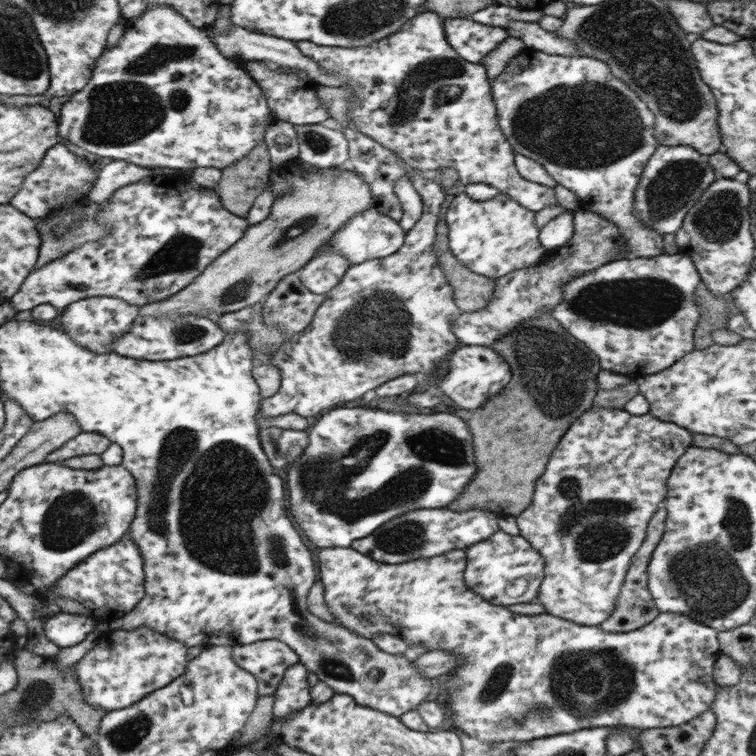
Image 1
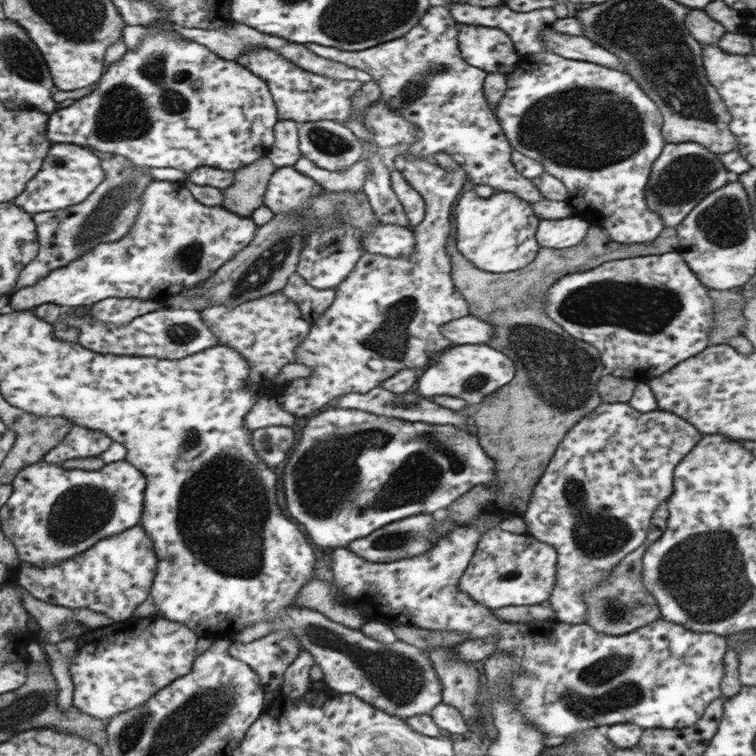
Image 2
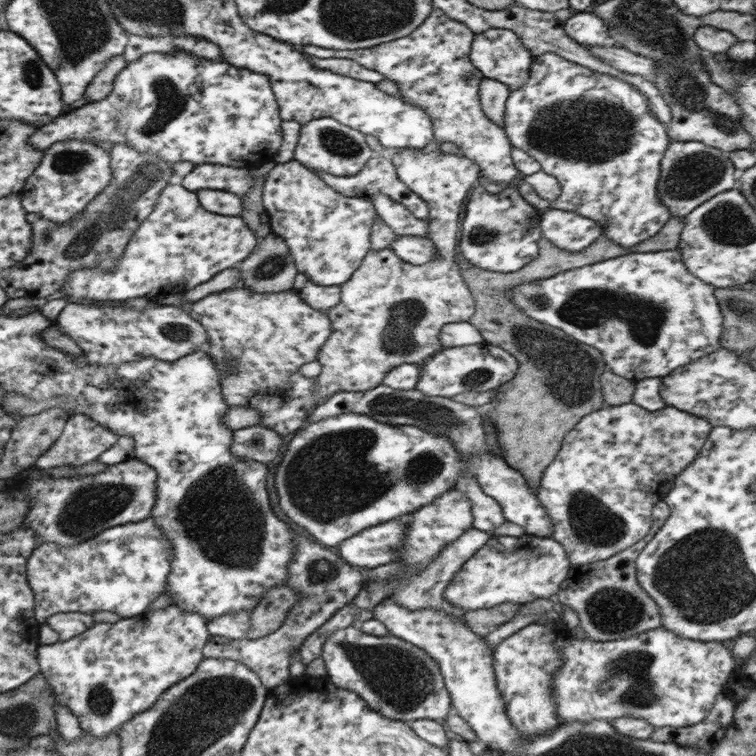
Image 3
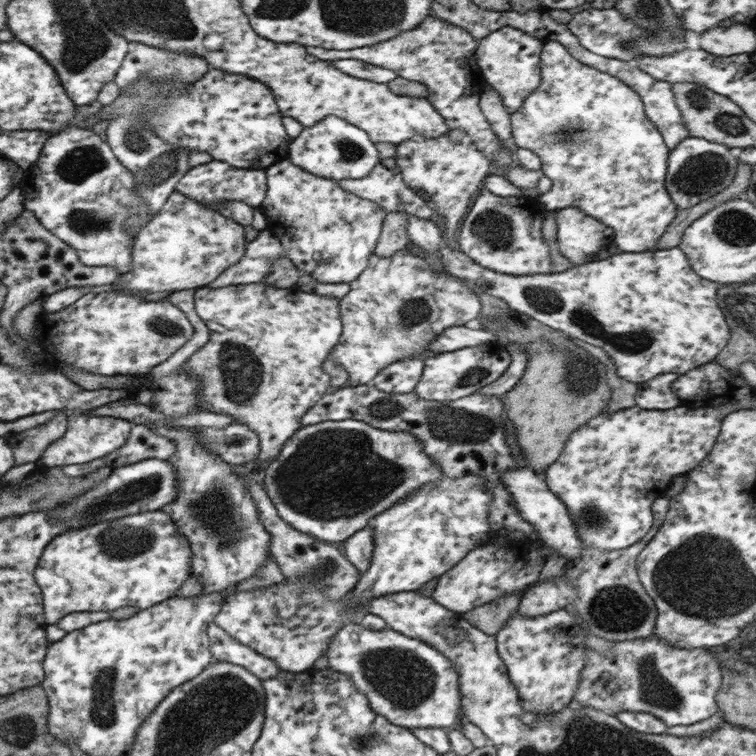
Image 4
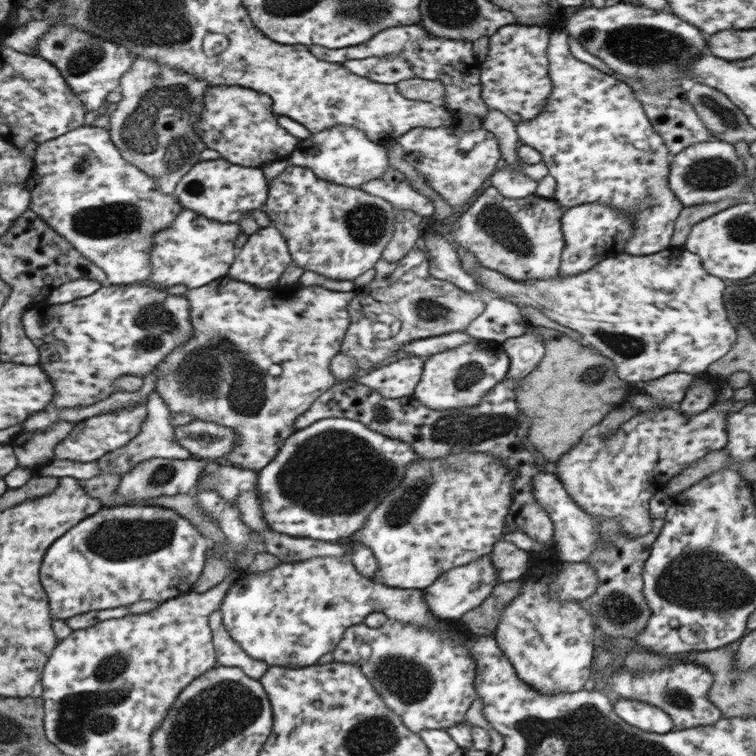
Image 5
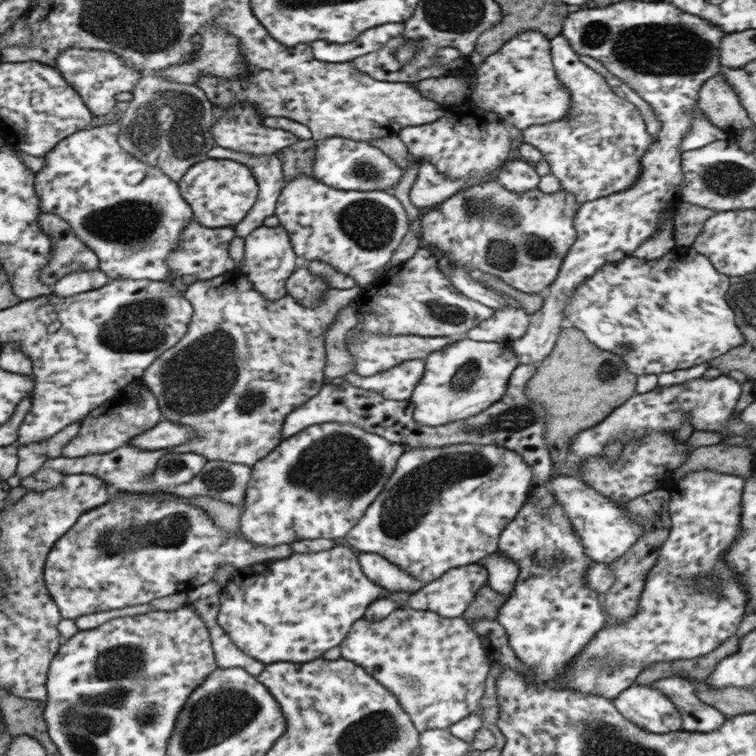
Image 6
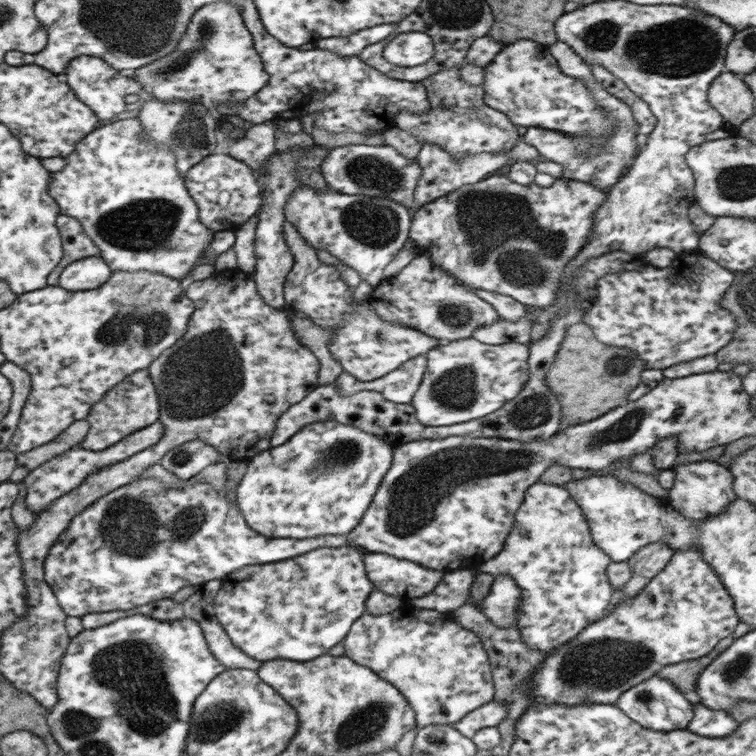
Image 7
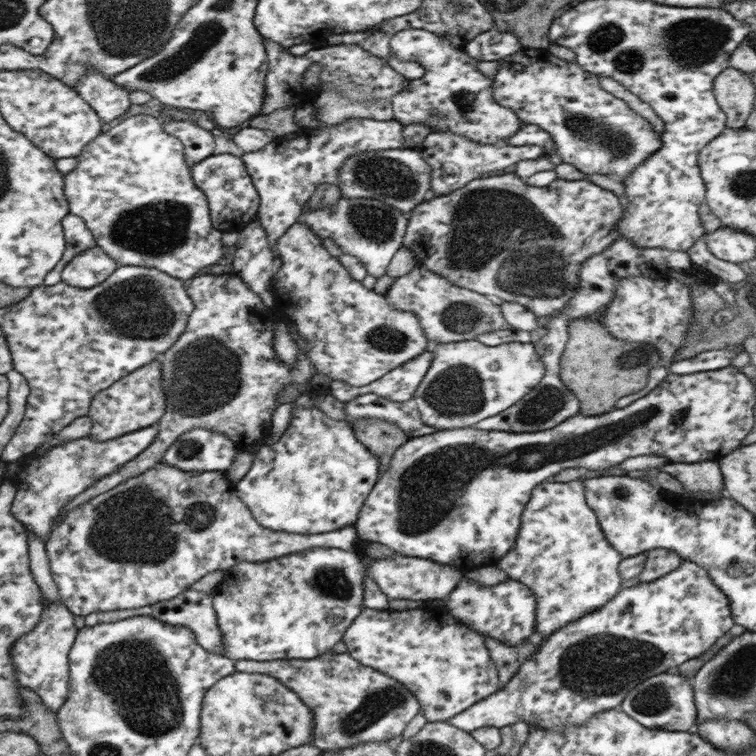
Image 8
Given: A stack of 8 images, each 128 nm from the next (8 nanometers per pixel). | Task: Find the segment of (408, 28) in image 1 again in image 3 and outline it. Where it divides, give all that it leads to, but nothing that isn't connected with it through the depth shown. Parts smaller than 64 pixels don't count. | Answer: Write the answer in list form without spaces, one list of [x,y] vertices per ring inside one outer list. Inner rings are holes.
[[[433,8],[423,23],[415,28],[407,36],[397,40],[390,40],[383,44],[376,44],[371,48],[362,48],[354,51],[336,51],[328,48],[319,48],[315,45],[302,45],[300,50],[303,54],[317,56],[317,59],[324,58],[347,58],[354,60],[359,66],[380,72],[385,80],[390,80],[397,85],[399,94],[396,97],[403,98],[403,101],[422,108],[429,117],[432,124],[433,142],[430,146],[437,147],[442,142],[452,142],[457,146],[461,156],[466,156],[471,162],[479,167],[480,181],[504,183],[513,185],[520,176],[514,167],[510,157],[511,145],[506,137],[505,131],[483,114],[478,98],[478,85],[484,76],[477,70],[469,60],[468,54],[473,33],[458,21],[447,18],[446,14],[439,9]]]

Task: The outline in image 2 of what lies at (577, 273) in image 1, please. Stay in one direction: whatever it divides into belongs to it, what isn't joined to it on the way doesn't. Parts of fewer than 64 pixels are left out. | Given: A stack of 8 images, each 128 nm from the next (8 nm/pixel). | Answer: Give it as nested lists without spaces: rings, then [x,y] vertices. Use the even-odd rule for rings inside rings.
[[[468,314],[443,324],[439,334],[451,345],[485,344],[491,338],[493,329],[487,322]]]

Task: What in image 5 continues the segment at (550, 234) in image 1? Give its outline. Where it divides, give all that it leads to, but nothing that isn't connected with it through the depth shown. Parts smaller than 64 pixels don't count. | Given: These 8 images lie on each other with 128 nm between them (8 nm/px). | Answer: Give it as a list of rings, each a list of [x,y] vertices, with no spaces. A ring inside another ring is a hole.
[[[595,202],[564,209],[560,216],[560,228],[563,233],[563,248],[557,274],[559,277],[578,275],[600,260],[623,254],[627,239],[635,234],[632,218],[628,214]]]

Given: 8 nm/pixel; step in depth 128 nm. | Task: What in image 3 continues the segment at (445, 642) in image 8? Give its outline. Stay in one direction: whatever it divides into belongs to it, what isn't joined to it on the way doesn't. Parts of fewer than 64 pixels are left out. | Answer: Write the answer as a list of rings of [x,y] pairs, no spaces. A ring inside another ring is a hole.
[[[349,625],[320,644],[325,676],[337,687],[358,694],[370,710],[388,719],[440,722],[452,710],[437,663],[420,648],[396,636],[373,636]]]

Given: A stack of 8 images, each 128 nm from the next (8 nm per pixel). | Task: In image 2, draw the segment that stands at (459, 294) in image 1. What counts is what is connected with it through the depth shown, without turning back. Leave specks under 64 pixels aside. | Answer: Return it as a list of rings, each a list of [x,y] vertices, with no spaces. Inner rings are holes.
[[[589,225],[588,226],[589,230],[587,230],[587,234],[585,237],[585,241],[581,242],[575,246],[569,247],[569,248],[562,248],[562,249],[555,249],[555,248],[545,248],[543,246],[538,248],[538,253],[535,255],[535,258],[527,264],[527,266],[524,266],[523,268],[520,268],[518,271],[509,271],[506,273],[502,274],[496,274],[496,273],[491,273],[491,272],[485,272],[483,270],[479,270],[478,268],[475,268],[466,258],[463,258],[457,250],[455,250],[455,238],[453,236],[449,236],[447,238],[446,243],[445,243],[445,252],[447,253],[447,256],[449,257],[450,260],[450,277],[452,280],[452,283],[454,284],[454,288],[456,289],[457,292],[460,292],[462,294],[462,297],[464,298],[464,301],[466,302],[466,305],[468,306],[469,315],[473,315],[475,318],[481,319],[484,322],[487,322],[491,328],[493,329],[493,334],[491,335],[491,338],[485,342],[485,345],[489,346],[489,348],[495,348],[498,349],[499,352],[502,352],[505,355],[508,356],[515,356],[515,358],[511,358],[511,362],[514,364],[514,377],[507,383],[507,386],[503,385],[502,387],[499,387],[497,389],[497,402],[503,402],[503,398],[507,398],[507,394],[523,394],[523,390],[529,390],[531,392],[531,396],[529,398],[535,398],[533,402],[543,402],[543,404],[553,404],[555,406],[555,418],[549,422],[549,420],[543,420],[541,422],[541,438],[537,440],[537,442],[533,442],[533,438],[531,438],[531,442],[527,440],[525,442],[525,450],[523,450],[523,454],[521,456],[525,456],[525,452],[537,452],[537,454],[531,454],[531,464],[515,464],[515,460],[519,460],[521,456],[517,456],[517,458],[513,458],[513,450],[517,448],[517,442],[513,442],[513,438],[515,436],[509,436],[507,438],[507,442],[491,442],[491,448],[489,448],[489,444],[483,444],[483,448],[487,448],[485,452],[487,452],[487,456],[489,458],[493,458],[495,460],[495,470],[497,470],[497,480],[498,480],[498,486],[503,490],[503,492],[497,492],[497,494],[493,494],[493,492],[487,492],[485,496],[477,496],[477,488],[471,487],[466,493],[463,493],[461,497],[457,498],[446,510],[446,514],[450,516],[451,520],[454,520],[455,523],[458,525],[465,525],[469,524],[473,521],[473,517],[477,513],[483,513],[483,514],[495,514],[499,519],[500,517],[503,517],[511,511],[515,511],[515,513],[521,513],[523,514],[524,511],[527,509],[527,504],[529,503],[530,497],[532,495],[532,490],[533,487],[535,486],[535,483],[537,482],[537,479],[541,477],[541,472],[543,472],[543,468],[547,466],[547,462],[549,462],[549,458],[551,458],[551,454],[553,454],[553,450],[555,450],[555,446],[559,444],[559,440],[563,438],[563,434],[583,416],[583,414],[587,414],[587,412],[591,412],[591,408],[595,408],[597,405],[601,404],[600,398],[598,395],[598,392],[596,391],[596,386],[597,380],[599,380],[599,376],[604,376],[604,373],[601,374],[601,370],[603,370],[604,366],[601,366],[602,362],[599,362],[600,356],[599,356],[599,351],[595,350],[595,347],[589,346],[586,342],[577,340],[576,338],[573,338],[571,335],[567,334],[559,325],[555,324],[551,319],[548,318],[548,316],[545,314],[544,311],[544,292],[556,281],[559,280],[561,276],[565,276],[568,273],[575,273],[575,272],[583,272],[585,269],[590,269],[590,268],[595,268],[596,266],[599,266],[600,264],[603,264],[604,262],[607,262],[608,260],[621,260],[623,258],[627,257],[635,257],[635,256],[647,256],[647,255],[658,255],[659,253],[666,253],[666,252],[673,252],[677,246],[678,246],[678,240],[677,240],[677,234],[675,231],[675,227],[667,227],[659,236],[655,239],[653,239],[650,243],[643,243],[643,244],[631,244],[631,245],[626,245],[626,244],[621,244],[621,243],[616,243],[613,242],[609,236],[607,236],[607,232],[604,232],[602,228],[596,227],[595,225]],[[511,458],[511,462],[513,462],[513,468],[511,470],[503,470],[503,462],[505,460],[509,460]]]

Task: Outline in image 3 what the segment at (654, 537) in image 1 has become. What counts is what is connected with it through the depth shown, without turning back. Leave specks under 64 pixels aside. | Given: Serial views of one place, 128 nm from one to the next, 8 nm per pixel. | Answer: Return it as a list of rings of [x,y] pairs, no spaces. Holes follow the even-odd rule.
[[[658,501],[653,505],[650,515],[652,516],[650,531],[639,542],[621,552],[616,552],[606,560],[583,564],[581,568],[569,568],[566,578],[554,594],[555,600],[576,612],[580,627],[589,639],[603,642],[624,639],[660,626],[658,606],[639,586],[634,562],[644,544],[651,540],[669,516],[669,508],[667,504]]]

